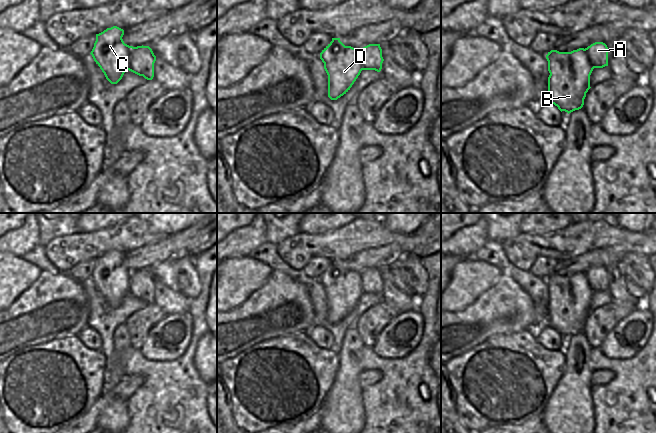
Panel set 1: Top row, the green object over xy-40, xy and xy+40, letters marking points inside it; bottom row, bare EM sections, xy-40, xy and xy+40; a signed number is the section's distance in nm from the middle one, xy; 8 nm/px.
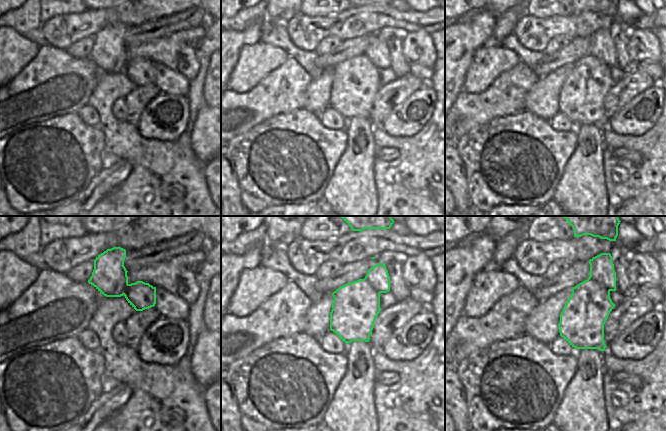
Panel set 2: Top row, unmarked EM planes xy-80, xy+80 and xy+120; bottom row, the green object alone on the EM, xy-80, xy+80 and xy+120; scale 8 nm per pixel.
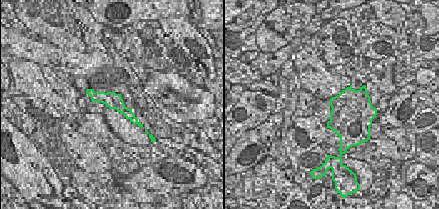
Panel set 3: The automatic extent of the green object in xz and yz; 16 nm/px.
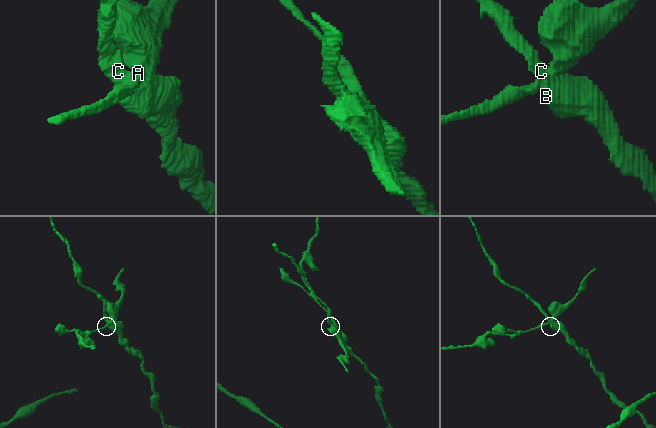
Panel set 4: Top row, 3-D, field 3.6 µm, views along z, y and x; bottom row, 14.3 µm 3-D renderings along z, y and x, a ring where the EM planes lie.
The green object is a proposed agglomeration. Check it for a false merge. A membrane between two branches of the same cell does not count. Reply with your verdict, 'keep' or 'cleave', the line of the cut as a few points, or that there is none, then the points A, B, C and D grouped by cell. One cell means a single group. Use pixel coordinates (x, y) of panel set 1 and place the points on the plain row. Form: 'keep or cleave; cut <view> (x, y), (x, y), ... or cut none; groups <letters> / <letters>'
cleave; cut xy-40 (134, 271), (130, 275), (127, 293); groups A / B C D

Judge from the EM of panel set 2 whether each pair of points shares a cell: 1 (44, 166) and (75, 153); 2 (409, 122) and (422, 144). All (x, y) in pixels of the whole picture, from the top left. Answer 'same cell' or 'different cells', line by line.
1: same cell
2: different cells

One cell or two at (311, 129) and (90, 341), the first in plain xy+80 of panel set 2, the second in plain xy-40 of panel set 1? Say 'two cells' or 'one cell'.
two cells

